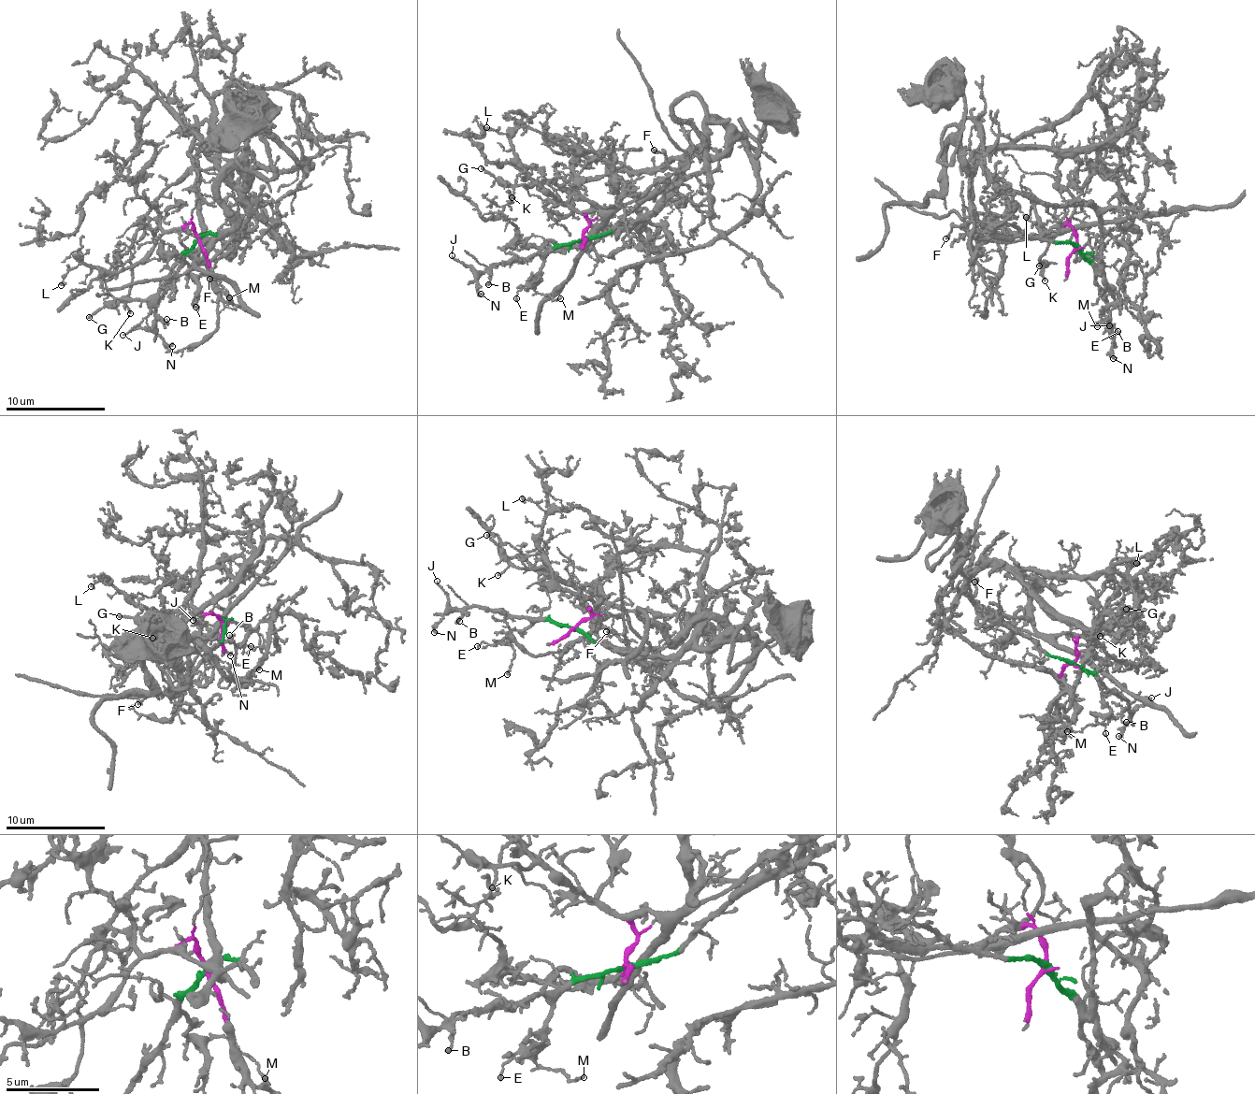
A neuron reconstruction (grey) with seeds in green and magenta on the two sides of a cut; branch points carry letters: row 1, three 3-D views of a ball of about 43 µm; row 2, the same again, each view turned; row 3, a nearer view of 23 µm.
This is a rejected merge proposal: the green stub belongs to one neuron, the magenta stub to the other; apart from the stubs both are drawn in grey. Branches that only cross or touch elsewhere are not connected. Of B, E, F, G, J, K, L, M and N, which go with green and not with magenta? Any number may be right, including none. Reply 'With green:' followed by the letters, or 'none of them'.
With green: B, E, F, J, M, N

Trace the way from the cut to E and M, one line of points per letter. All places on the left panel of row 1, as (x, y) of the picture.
E: (198, 237), (184, 259), (190, 274), (195, 279), (196, 308)
M: (198, 237), (184, 259), (190, 274), (214, 277), (224, 287), (230, 298)

